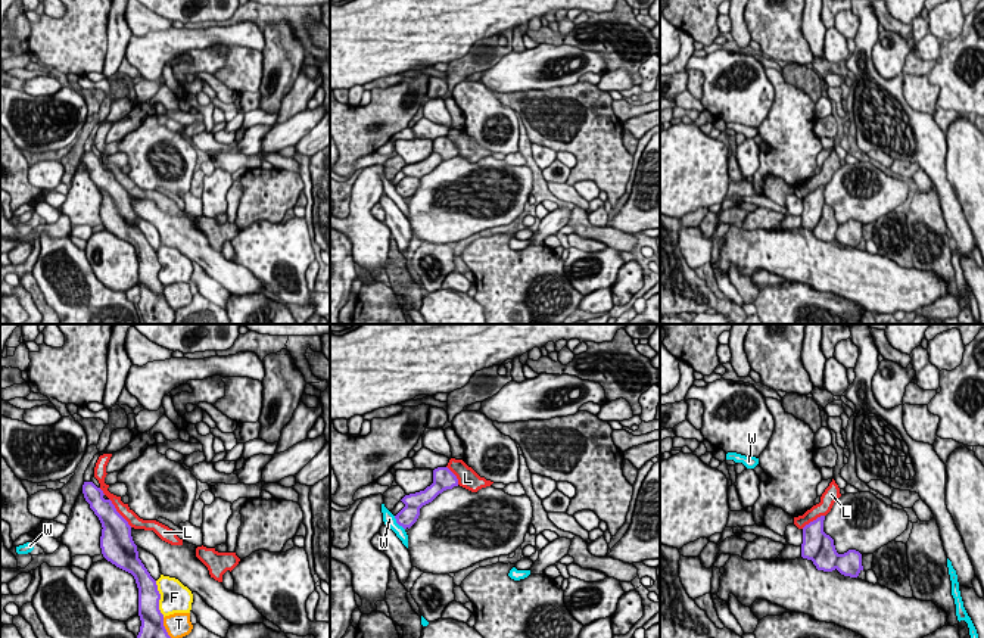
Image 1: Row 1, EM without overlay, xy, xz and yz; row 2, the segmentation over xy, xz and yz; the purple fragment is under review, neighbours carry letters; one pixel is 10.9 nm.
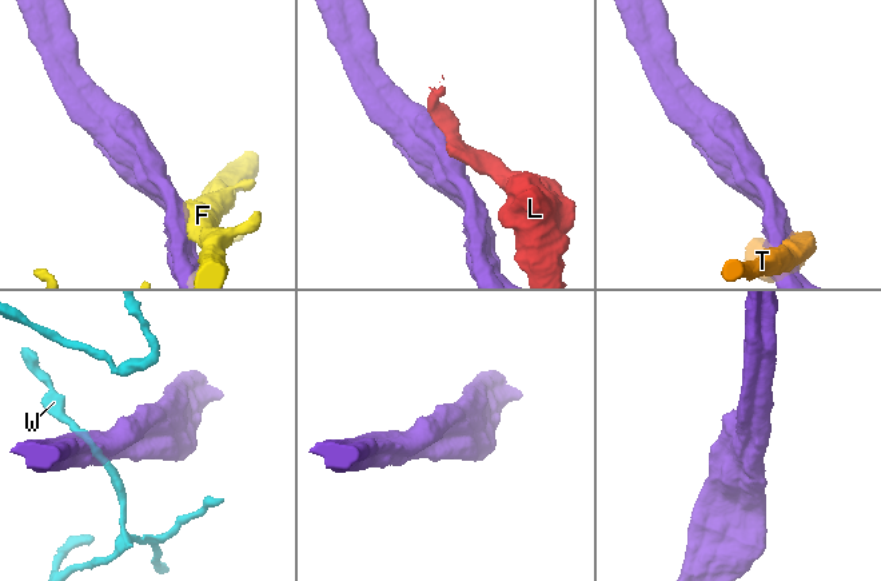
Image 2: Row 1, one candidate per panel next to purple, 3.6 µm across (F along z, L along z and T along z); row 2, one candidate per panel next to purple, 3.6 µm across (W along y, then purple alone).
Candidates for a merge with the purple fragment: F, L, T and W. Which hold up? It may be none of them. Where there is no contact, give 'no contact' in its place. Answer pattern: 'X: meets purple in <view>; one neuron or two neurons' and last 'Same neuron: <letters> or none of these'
F: meets purple in xy; two neurons
L: meets purple in xy; one neuron
T: meets purple in xy; two neurons
W: meets purple in xz; two neurons
Same neuron: L

